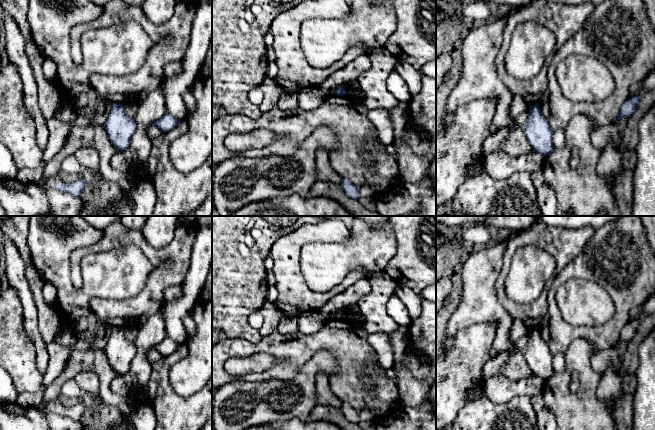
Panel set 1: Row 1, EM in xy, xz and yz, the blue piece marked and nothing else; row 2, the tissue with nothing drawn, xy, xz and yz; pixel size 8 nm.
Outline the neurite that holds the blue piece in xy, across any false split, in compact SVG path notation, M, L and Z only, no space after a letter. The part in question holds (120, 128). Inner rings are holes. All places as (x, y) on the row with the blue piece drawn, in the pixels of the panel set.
M111 104L111 111L103 127L117 152L129 149L130 140L135 134L137 125L134 119L125 114L124 106Z

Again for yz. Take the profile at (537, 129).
M539 104L530 106L529 110L529 118L521 128L531 143L533 150L545 157L554 148L552 143L554 132L550 128L548 119L543 116Z

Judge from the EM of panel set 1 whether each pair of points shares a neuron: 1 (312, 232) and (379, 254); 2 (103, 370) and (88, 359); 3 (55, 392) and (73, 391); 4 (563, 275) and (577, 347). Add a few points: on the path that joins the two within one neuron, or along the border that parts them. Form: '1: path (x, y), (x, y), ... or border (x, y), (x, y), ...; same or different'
1: border (350, 231), (350, 234), (343, 242), (319, 242); different
2: path (99, 366), (92, 360); same
3: border (72, 378), (63, 384), (60, 394); different
4: border (596, 349), (585, 339), (575, 339), (564, 353); different

